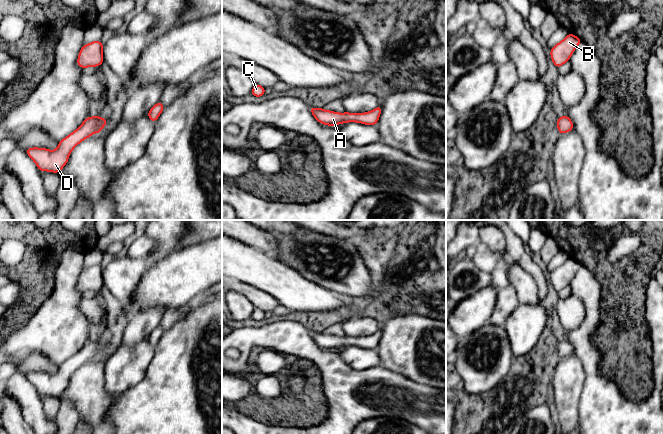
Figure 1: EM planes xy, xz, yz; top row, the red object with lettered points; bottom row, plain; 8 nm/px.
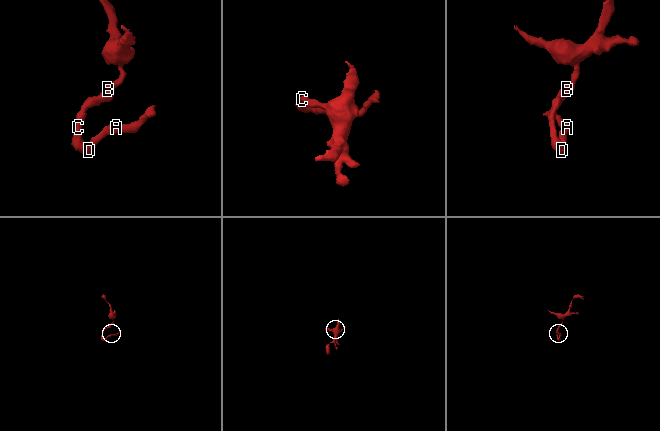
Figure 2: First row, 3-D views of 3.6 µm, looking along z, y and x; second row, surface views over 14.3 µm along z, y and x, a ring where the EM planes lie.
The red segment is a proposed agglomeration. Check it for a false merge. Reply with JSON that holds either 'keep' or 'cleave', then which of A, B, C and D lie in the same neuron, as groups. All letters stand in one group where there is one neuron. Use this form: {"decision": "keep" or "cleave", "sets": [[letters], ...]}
{"decision": "keep", "sets": [["A", "B", "C", "D"]]}

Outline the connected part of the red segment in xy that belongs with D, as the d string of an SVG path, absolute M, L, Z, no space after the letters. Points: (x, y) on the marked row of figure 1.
M88 116L71 134L62 139L56 150L32 147L26 149L27 155L35 162L39 171L59 173L66 165L71 151L94 133L100 133L108 121L100 116Z

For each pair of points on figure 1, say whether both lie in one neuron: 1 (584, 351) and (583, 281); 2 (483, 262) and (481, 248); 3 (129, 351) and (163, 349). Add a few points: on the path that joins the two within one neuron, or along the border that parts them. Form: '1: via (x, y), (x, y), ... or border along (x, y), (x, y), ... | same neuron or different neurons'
1: via (586, 334), (591, 324), (591, 298) | same neuron
2: via (483, 259), (483, 251) | same neuron
3: border along (154, 347), (154, 355), (145, 372) | different neurons

